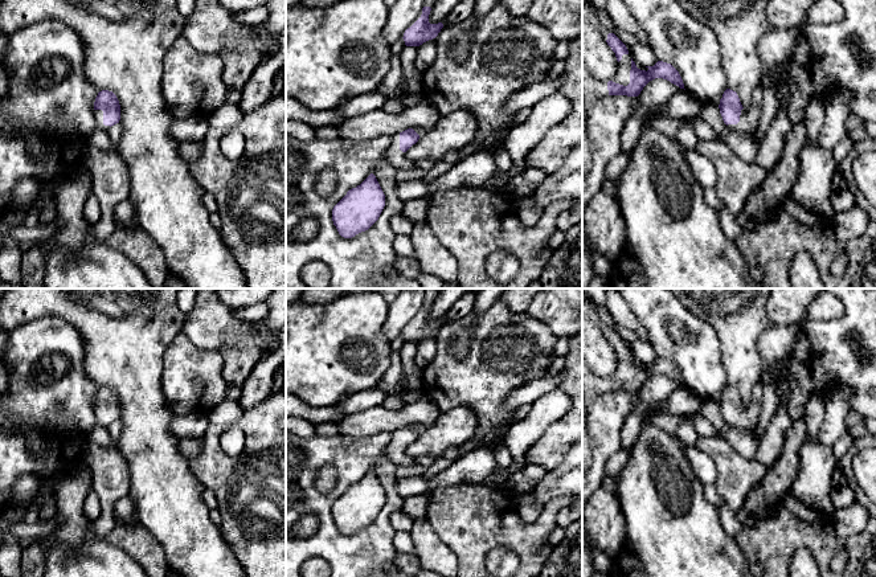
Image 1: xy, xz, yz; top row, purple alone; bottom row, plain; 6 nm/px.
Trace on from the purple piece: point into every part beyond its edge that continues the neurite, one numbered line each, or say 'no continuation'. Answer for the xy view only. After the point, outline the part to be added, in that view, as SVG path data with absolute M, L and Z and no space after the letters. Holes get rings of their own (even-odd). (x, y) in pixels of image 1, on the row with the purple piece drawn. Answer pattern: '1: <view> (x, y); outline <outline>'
1: xy (98, 114); outline M94 110L94 119L95 119L95 126L101 130L107 131L110 126L103 124L103 111L102 110Z

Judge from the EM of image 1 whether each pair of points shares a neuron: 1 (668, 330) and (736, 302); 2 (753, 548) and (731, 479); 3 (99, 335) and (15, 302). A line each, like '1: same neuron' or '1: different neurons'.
1: different neurons
2: different neurons
3: same neuron

